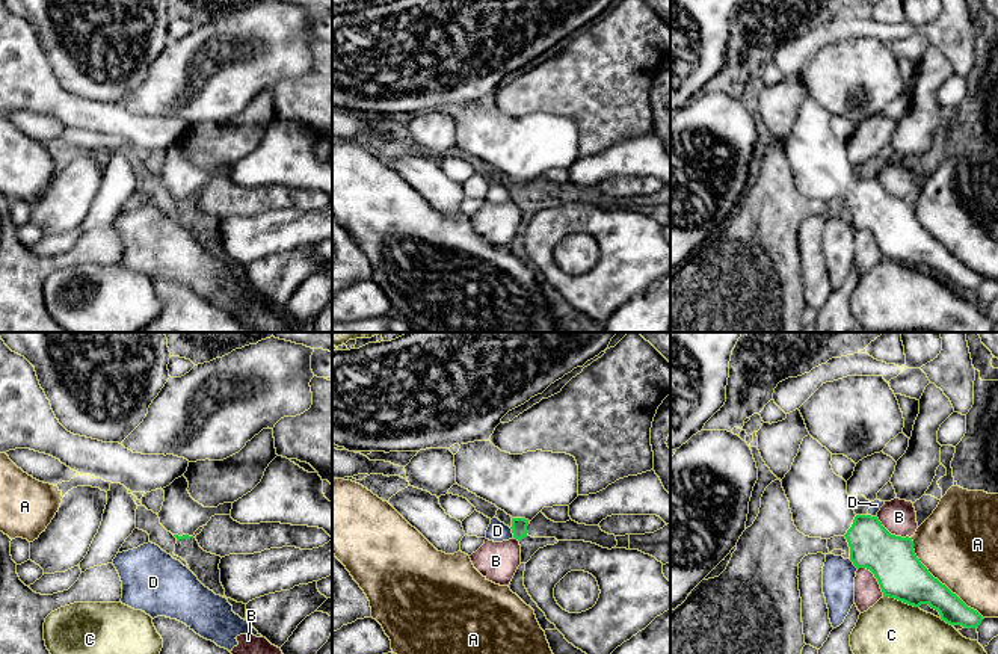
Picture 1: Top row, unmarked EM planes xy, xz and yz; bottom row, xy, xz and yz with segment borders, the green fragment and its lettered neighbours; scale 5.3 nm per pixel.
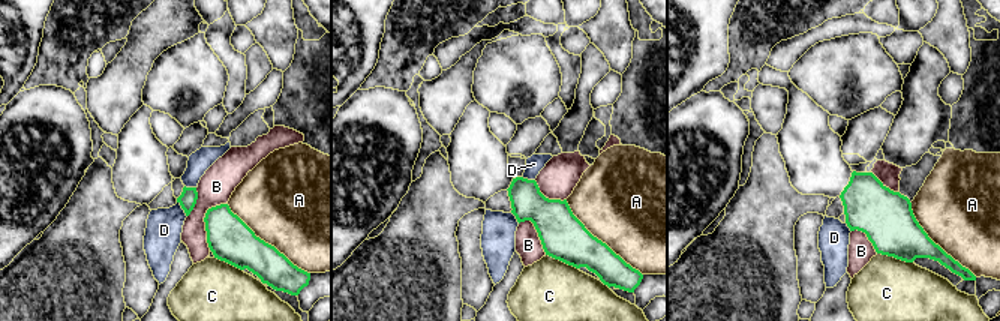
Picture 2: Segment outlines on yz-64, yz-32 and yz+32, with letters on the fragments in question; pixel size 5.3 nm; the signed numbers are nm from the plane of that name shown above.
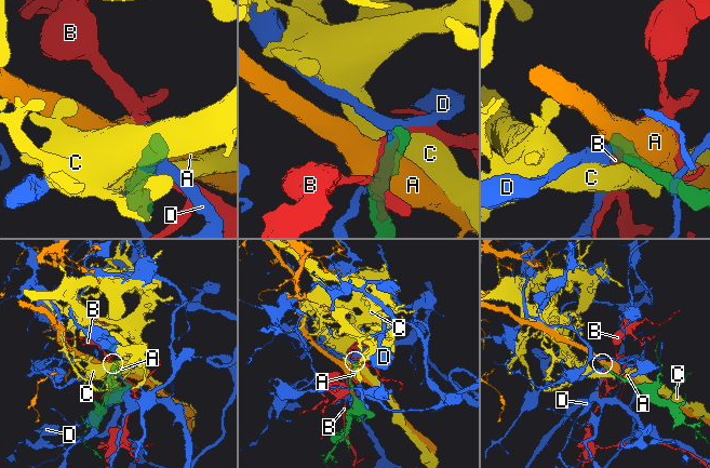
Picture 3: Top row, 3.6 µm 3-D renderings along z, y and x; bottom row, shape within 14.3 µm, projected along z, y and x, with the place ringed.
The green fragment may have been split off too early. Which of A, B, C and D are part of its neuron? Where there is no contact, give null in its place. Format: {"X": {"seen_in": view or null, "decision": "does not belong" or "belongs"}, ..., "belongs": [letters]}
{"A": {"seen_in": "yz", "decision": "does not belong"}, "B": {"seen_in": "yz", "decision": "does not belong"}, "C": {"seen_in": "yz", "decision": "does not belong"}, "D": {"seen_in": "xz", "decision": "does not belong"}, "belongs": []}

